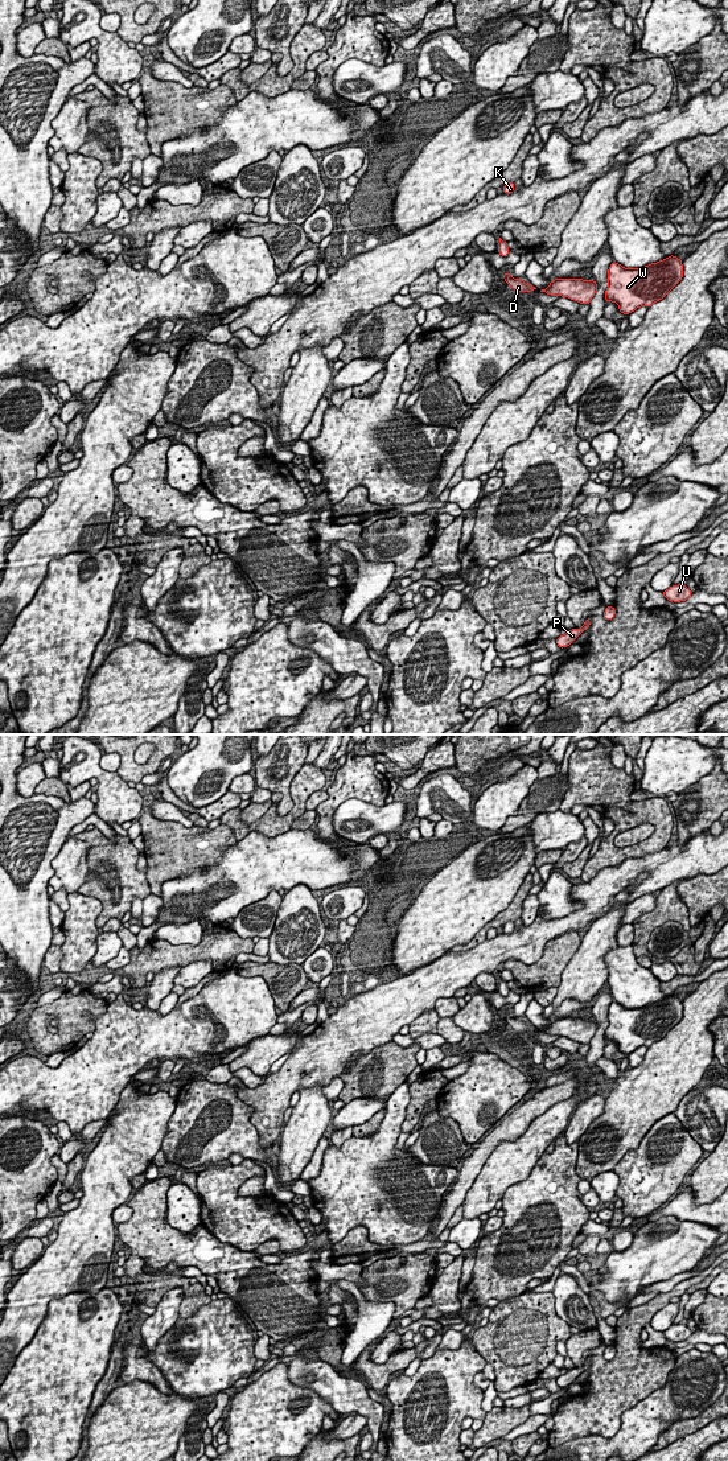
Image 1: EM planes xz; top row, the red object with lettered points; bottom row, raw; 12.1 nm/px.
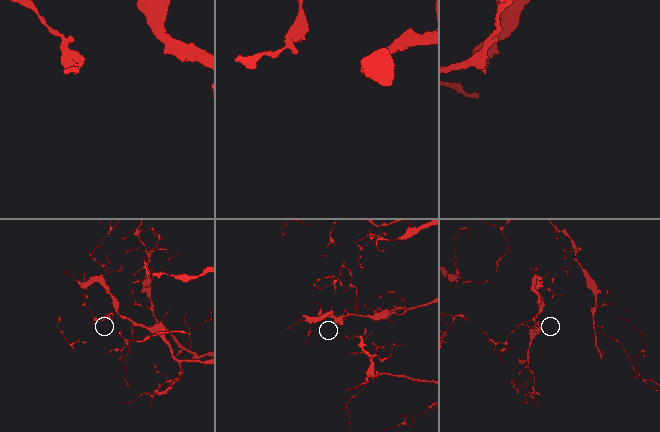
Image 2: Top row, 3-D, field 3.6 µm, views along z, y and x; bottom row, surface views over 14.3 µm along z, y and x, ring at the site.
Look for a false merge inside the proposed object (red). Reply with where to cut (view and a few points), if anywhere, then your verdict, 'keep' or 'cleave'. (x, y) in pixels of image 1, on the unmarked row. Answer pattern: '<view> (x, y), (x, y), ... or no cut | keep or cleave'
no cut | keep

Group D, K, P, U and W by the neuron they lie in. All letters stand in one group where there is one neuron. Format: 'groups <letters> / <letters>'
groups D K P U W

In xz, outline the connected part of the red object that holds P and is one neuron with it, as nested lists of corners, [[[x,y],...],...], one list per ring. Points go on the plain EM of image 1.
[[[587,1358],[584,1365],[580,1369],[568,1370],[565,1374],[562,1374],[556,1378],[556,1384],[560,1388],[569,1386],[583,1371],[585,1371],[591,1366],[591,1361]]]

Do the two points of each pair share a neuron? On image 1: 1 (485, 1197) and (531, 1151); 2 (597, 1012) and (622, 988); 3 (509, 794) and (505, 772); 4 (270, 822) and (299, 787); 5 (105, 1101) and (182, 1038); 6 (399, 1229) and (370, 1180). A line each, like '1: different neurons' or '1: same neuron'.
1: same neuron
2: different neurons
3: different neurons
4: same neuron
5: same neuron
6: same neuron

